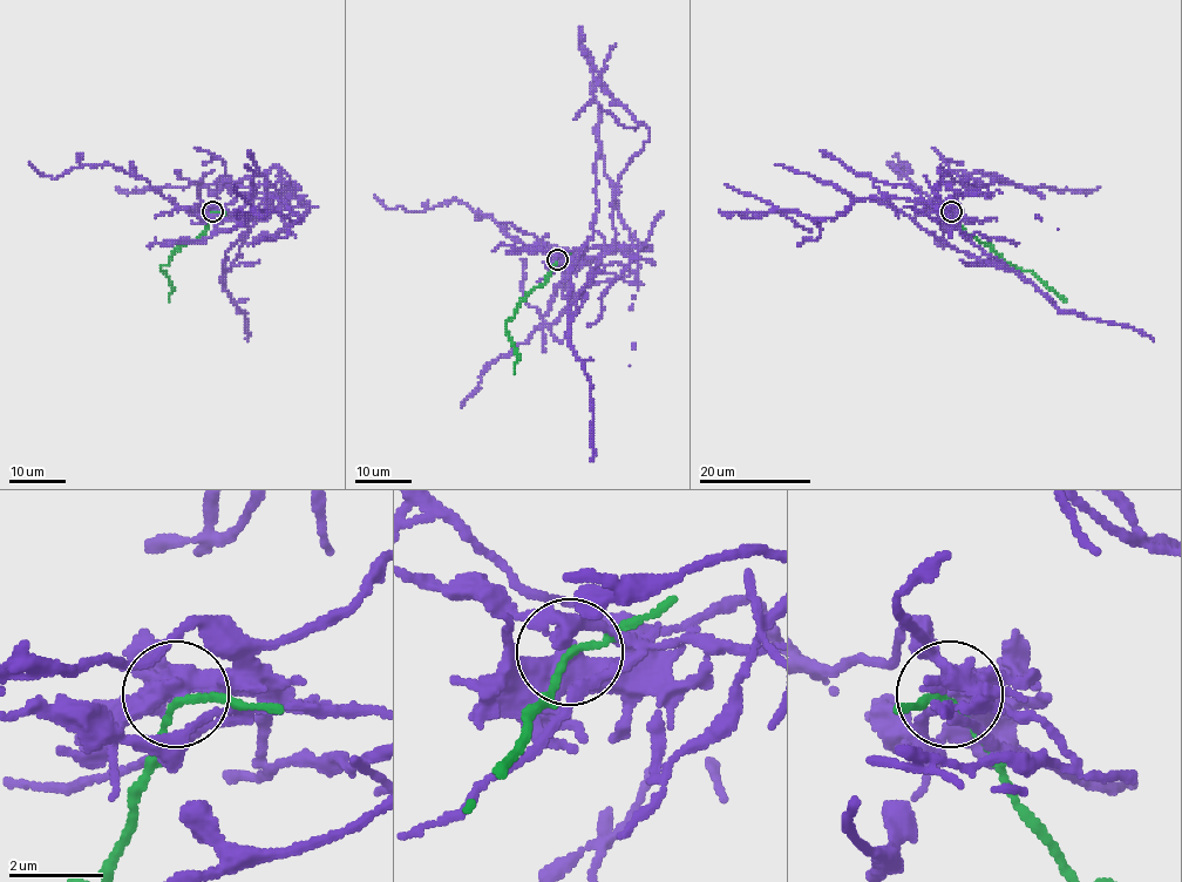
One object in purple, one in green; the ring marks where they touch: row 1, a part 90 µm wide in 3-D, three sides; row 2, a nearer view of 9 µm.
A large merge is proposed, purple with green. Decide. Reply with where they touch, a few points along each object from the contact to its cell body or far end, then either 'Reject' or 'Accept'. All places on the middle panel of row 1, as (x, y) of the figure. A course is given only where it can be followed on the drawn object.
Place: (557, 259). Course of purple: (557, 259), (579, 253), (637, 279), (624, 245), (570, 266), (564, 311), (488, 365), (461, 408). Course of green: (557, 259), (543, 285), (521, 302), (505, 324), (518, 354), (515, 374). Reject

